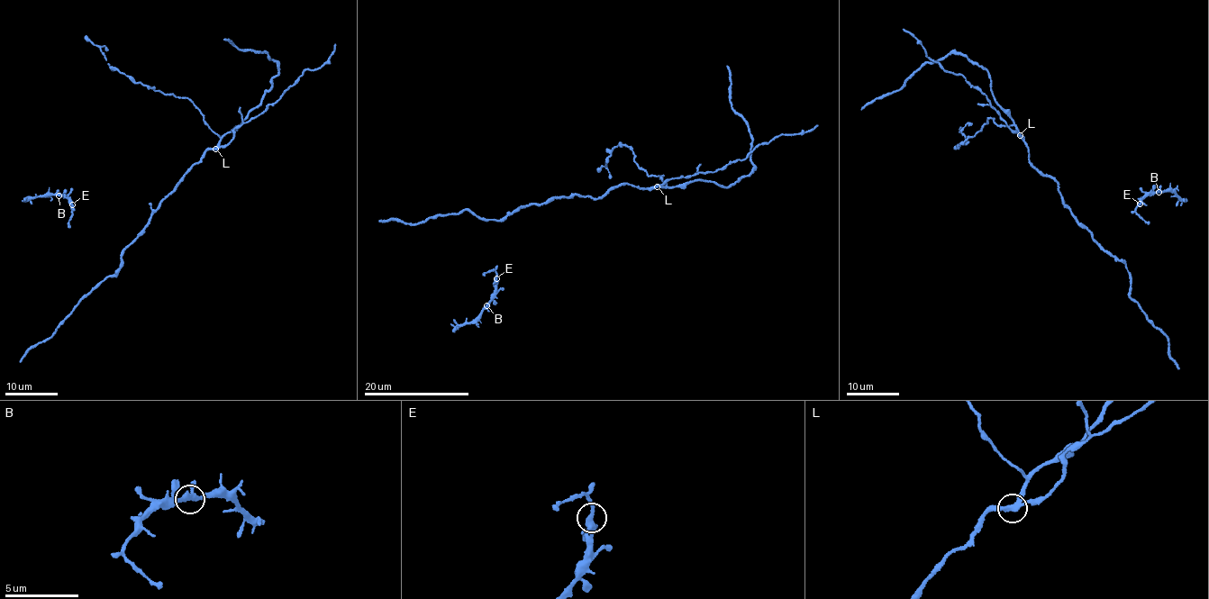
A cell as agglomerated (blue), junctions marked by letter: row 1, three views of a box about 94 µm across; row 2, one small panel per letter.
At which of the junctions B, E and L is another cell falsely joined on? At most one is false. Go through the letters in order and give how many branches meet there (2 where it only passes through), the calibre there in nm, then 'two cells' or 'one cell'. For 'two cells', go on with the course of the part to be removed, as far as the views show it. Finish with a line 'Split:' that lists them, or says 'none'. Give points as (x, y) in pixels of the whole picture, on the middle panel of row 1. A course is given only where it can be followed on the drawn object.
B: branches 3; calibre 280 nm; one cell
E: branches 3; calibre 280 nm; one cell
L: branches 3; calibre 280 nm; two cells; course (657, 186), (673, 178), (721, 169), (745, 158), (756, 147), (817, 124)
Split: L

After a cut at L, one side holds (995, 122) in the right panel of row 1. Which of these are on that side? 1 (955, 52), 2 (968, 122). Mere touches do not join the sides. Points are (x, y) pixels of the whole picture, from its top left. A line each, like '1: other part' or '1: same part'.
1: same part
2: same part

